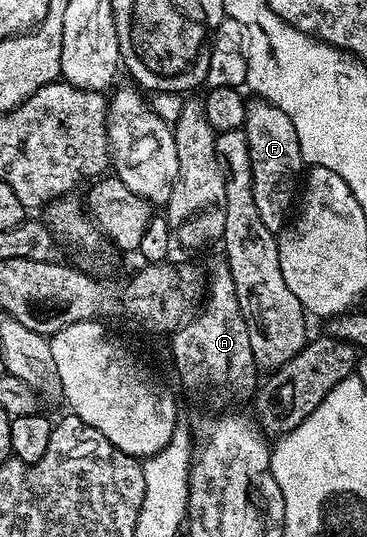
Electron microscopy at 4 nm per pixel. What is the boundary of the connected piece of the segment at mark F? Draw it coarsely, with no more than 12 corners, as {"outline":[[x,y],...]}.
{"outline":[[248,104],[253,203],[278,234],[304,168],[285,111]]}

